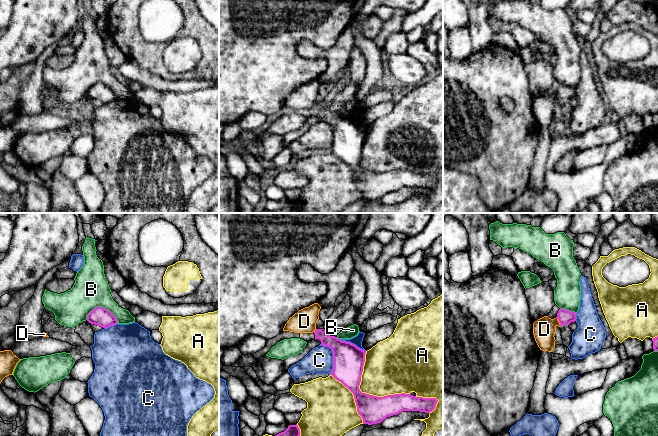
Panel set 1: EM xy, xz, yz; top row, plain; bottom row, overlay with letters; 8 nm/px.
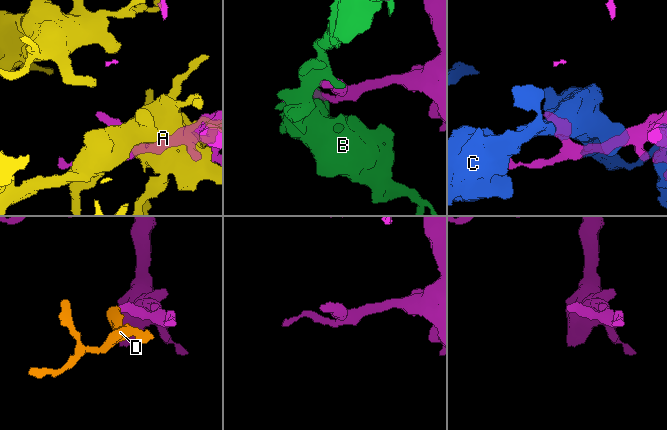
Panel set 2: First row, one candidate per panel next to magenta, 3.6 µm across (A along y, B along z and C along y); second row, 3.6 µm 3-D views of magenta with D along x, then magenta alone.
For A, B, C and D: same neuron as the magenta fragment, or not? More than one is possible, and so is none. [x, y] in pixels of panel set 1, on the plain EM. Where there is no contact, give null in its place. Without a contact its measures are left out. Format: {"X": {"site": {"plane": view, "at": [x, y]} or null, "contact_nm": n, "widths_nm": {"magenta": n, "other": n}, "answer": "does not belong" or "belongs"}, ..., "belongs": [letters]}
{"A": {"site": {"plane": "xz", "at": [365, 169]}, "contact_nm": 500, "widths_nm": {"magenta": 240, "other": 380}, "answer": "does not belong"}, "B": {"site": {"plane": "xy", "at": [102, 83]}, "contact_nm": 280, "widths_nm": {"magenta": 150, "other": 280}, "answer": "does not belong"}, "C": {"site": {"plane": "xz", "at": [333, 132]}, "contact_nm": 260, "widths_nm": {"magenta": 260, "other": 220}, "answer": "does not belong"}, "D": {"site": {"plane": "yz", "at": [558, 96]}, "contact_nm": 80, "widths_nm": {"magenta": 120, "other": 180}, "answer": "belongs"}, "belongs": ["D"]}

